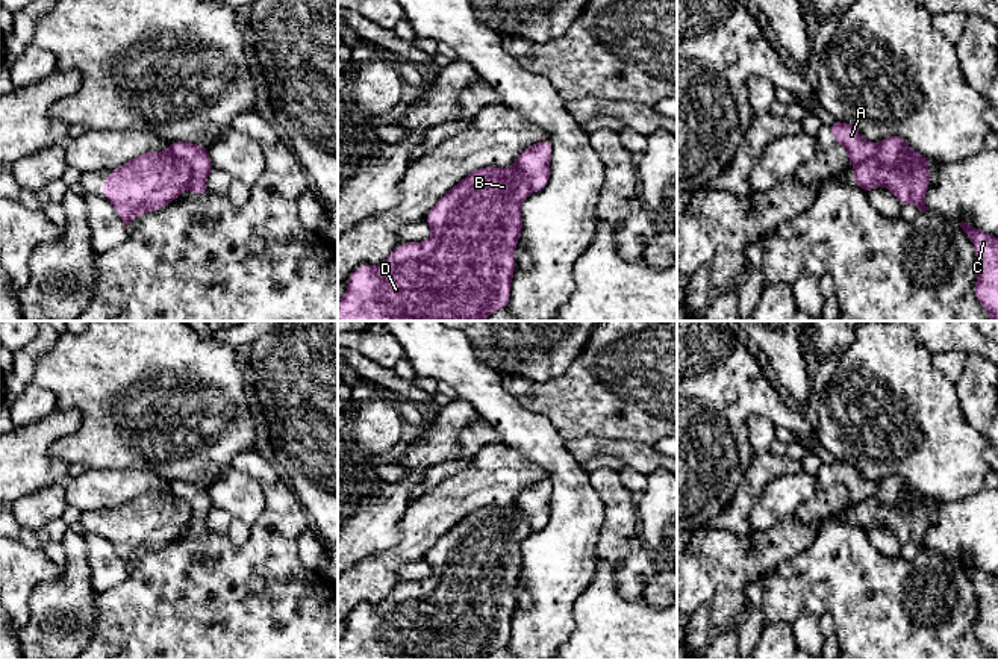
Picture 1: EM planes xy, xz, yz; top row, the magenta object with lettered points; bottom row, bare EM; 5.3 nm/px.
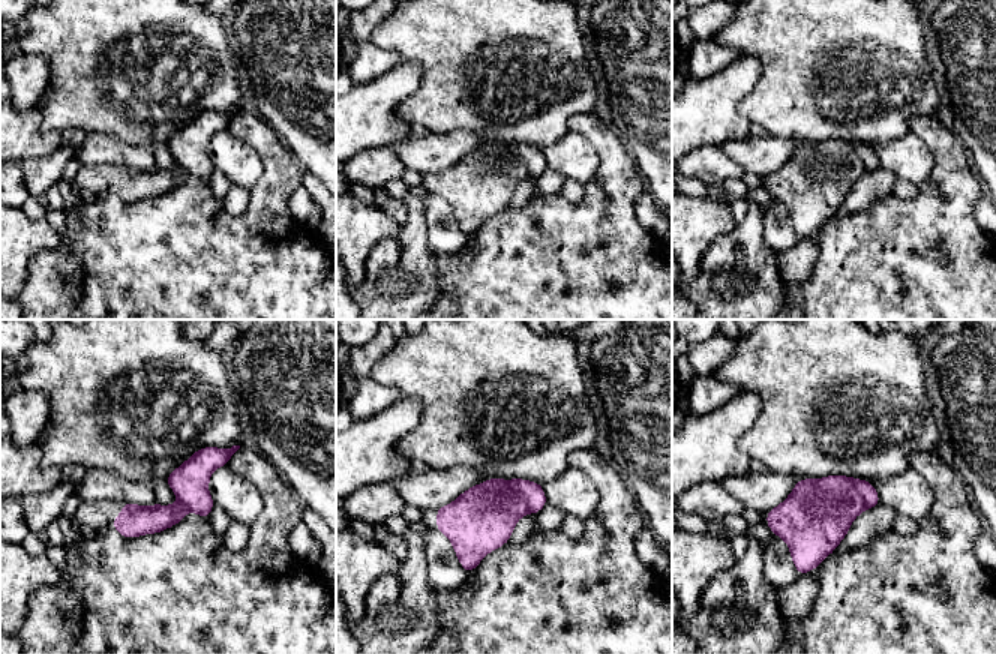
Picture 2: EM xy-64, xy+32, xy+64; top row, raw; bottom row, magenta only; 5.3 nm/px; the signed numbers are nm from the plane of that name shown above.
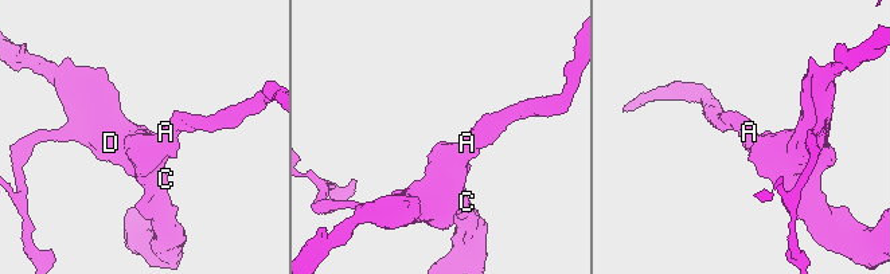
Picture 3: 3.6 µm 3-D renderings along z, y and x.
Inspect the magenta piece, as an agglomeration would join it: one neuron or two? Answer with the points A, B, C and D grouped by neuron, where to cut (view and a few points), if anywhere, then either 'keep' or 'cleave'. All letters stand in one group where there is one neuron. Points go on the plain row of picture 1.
groups A / B C D; cut xy (168, 489), (188, 503), (191, 510), (188, 524); cleave

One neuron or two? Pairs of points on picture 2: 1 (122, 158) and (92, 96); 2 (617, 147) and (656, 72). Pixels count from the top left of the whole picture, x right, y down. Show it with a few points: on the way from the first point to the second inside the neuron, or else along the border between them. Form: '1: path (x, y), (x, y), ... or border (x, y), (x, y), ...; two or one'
1: border (87, 132), (110, 134), (137, 147); two
2: border (614, 131), (638, 171); two

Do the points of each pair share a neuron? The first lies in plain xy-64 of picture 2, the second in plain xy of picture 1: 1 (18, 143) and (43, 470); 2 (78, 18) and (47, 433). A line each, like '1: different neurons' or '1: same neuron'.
1: same neuron
2: different neurons

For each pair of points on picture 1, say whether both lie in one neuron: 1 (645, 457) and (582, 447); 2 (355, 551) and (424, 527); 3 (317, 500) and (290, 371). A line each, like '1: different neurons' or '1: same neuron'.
1: same neuron
2: different neurons
3: same neuron

